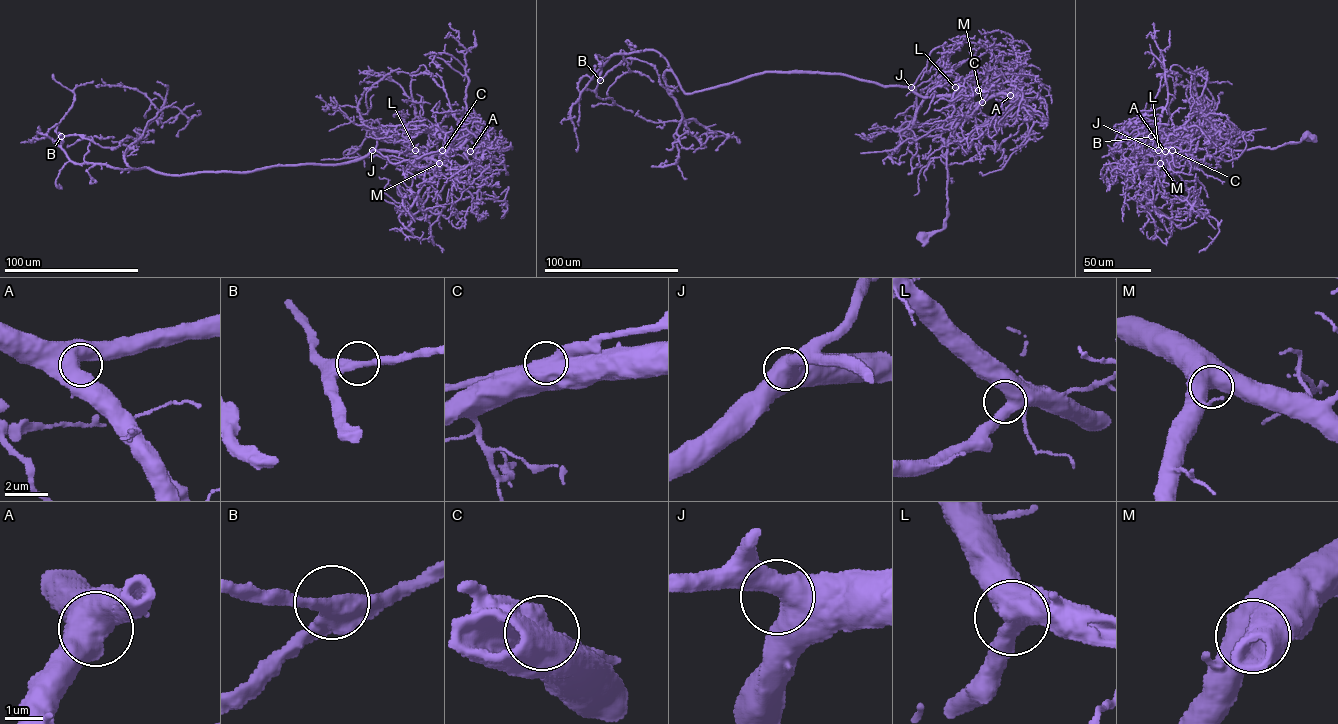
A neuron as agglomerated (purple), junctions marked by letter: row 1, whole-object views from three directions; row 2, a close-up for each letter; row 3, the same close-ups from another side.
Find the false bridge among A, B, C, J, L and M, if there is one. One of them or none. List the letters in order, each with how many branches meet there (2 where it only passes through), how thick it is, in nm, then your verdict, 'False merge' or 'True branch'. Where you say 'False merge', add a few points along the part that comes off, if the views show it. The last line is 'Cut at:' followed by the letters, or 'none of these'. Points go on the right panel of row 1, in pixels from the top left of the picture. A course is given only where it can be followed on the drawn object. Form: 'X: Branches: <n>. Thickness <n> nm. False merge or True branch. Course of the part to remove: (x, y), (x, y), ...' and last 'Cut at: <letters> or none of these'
A: Branches: 1. Thickness 950 nm. True branch
B: Branches: 2. Thickness 420 nm. True branch
C: Branches: 1. Thickness 950 nm. False merge. Course of the part to remove: (1172, 150), (1186, 156), (1196, 167), (1209, 155), (1223, 160)
J: Branches: 2. Thickness 650 nm. True branch
L: Branches: 2. Thickness 650 nm. True branch
M: Branches: 1. Thickness 850 nm. True branch
Cut at: C

